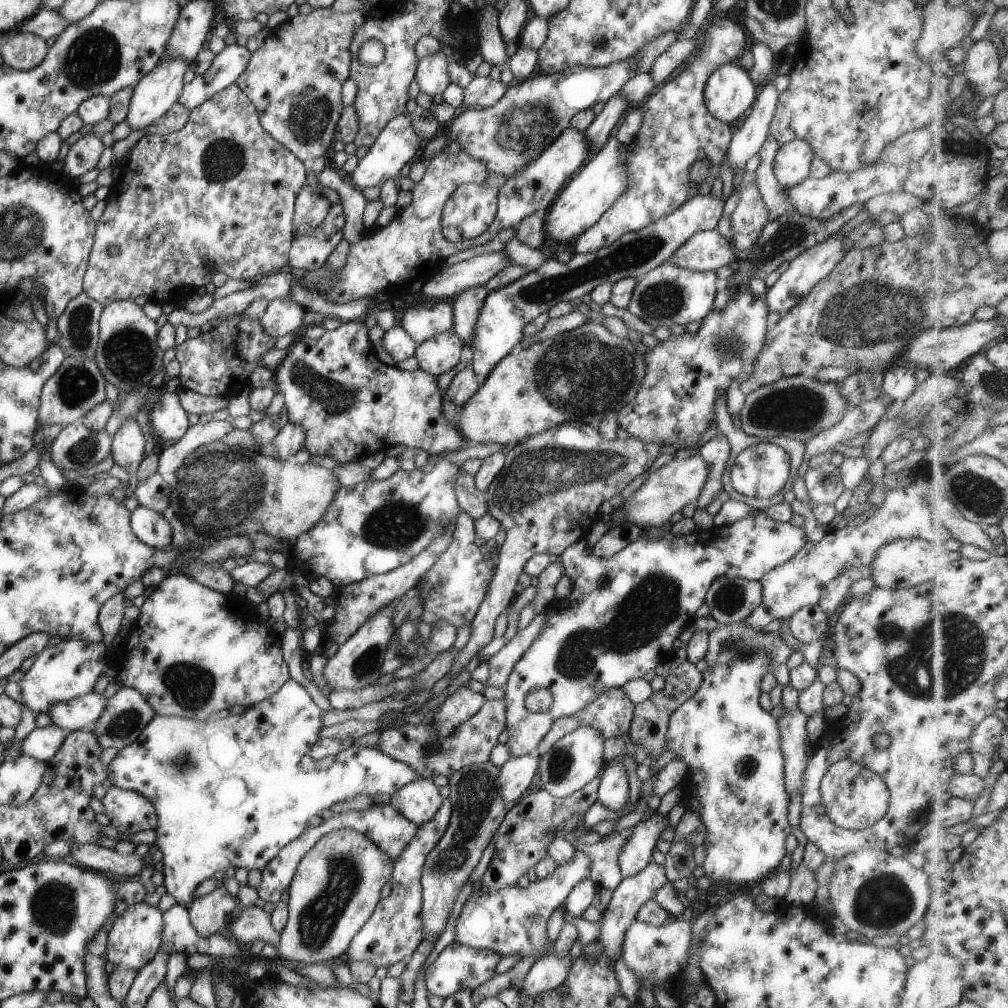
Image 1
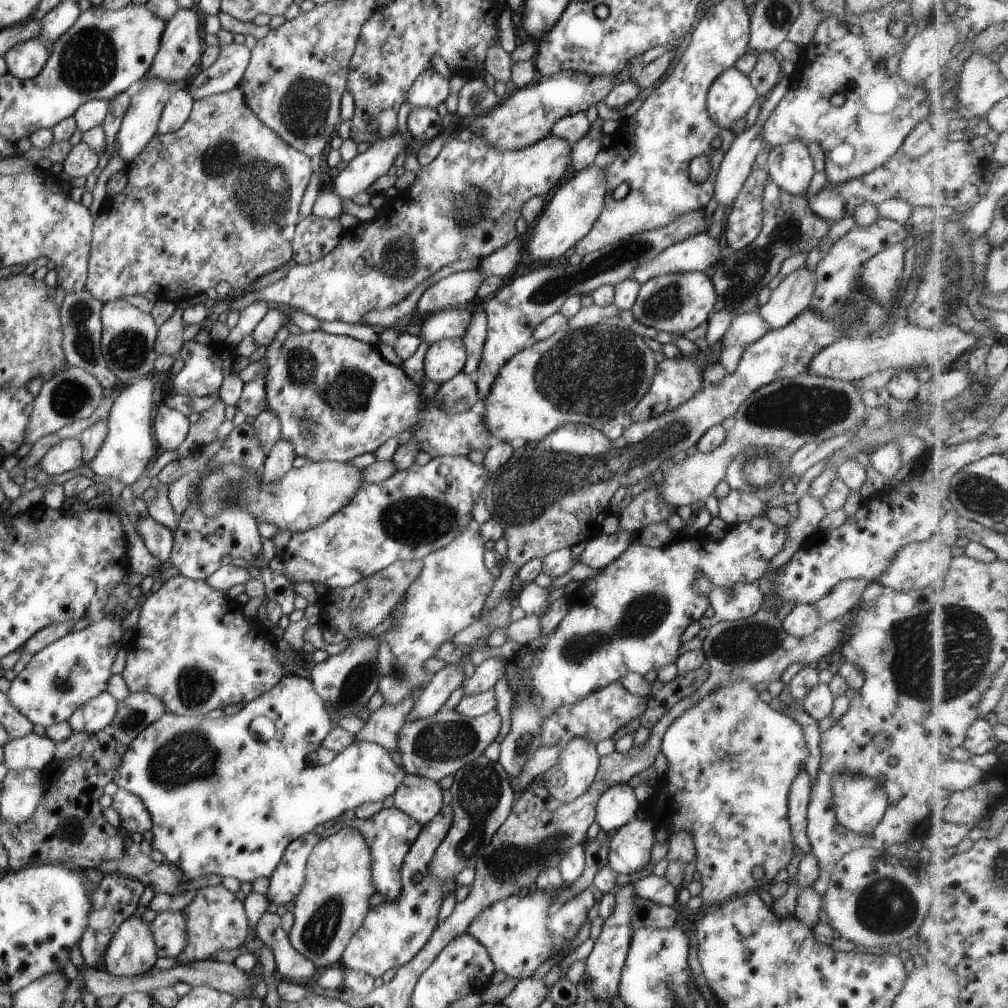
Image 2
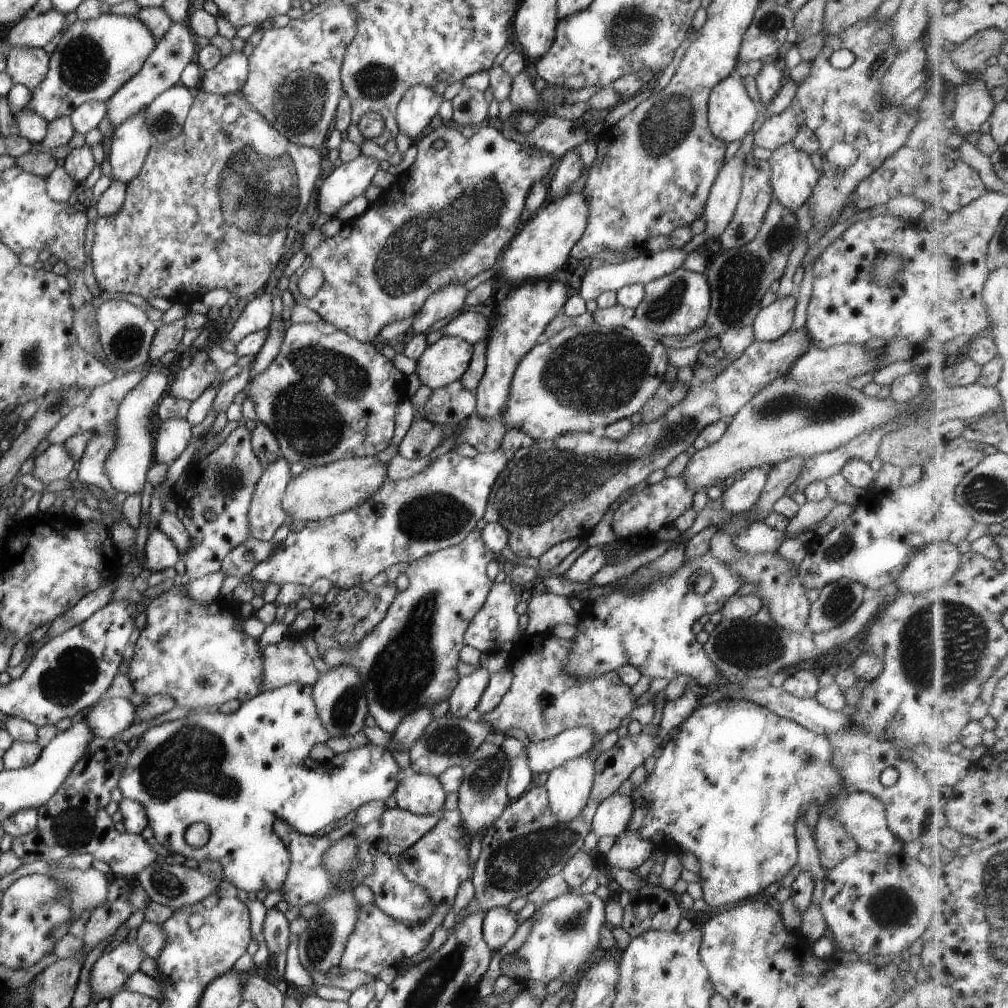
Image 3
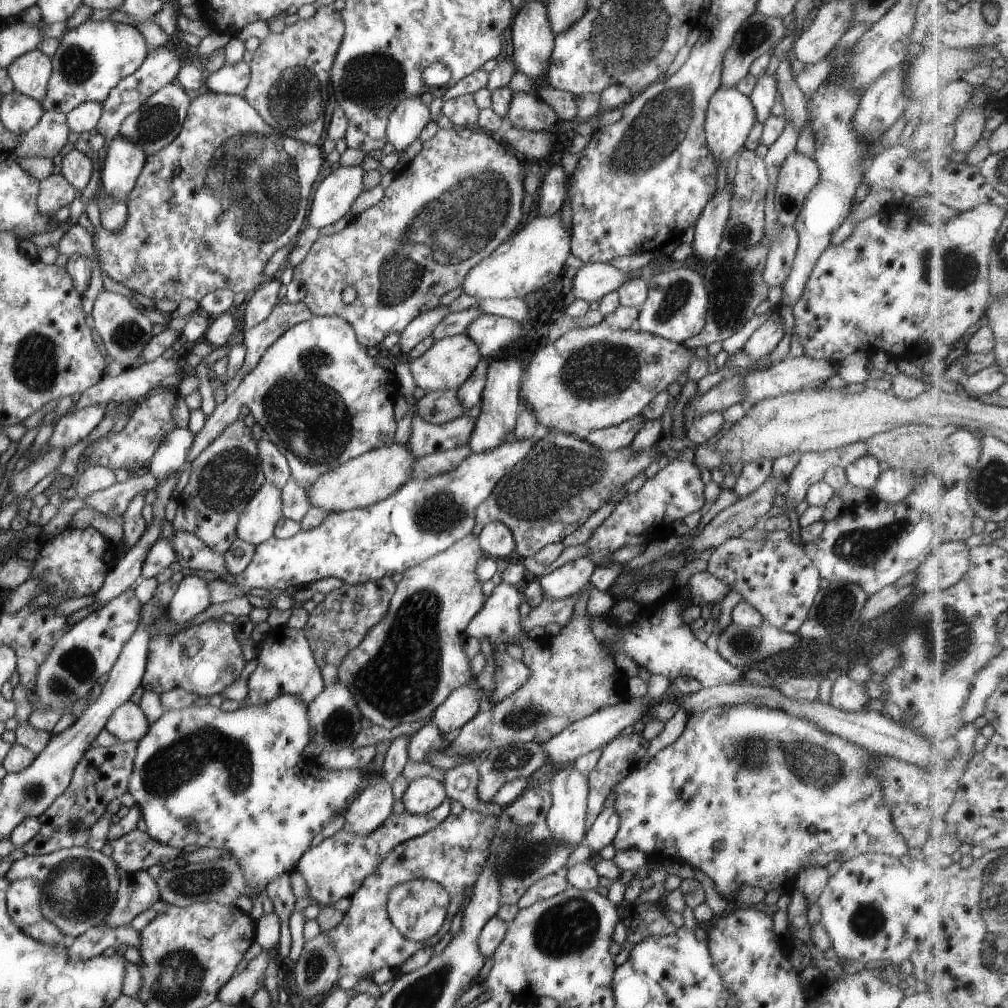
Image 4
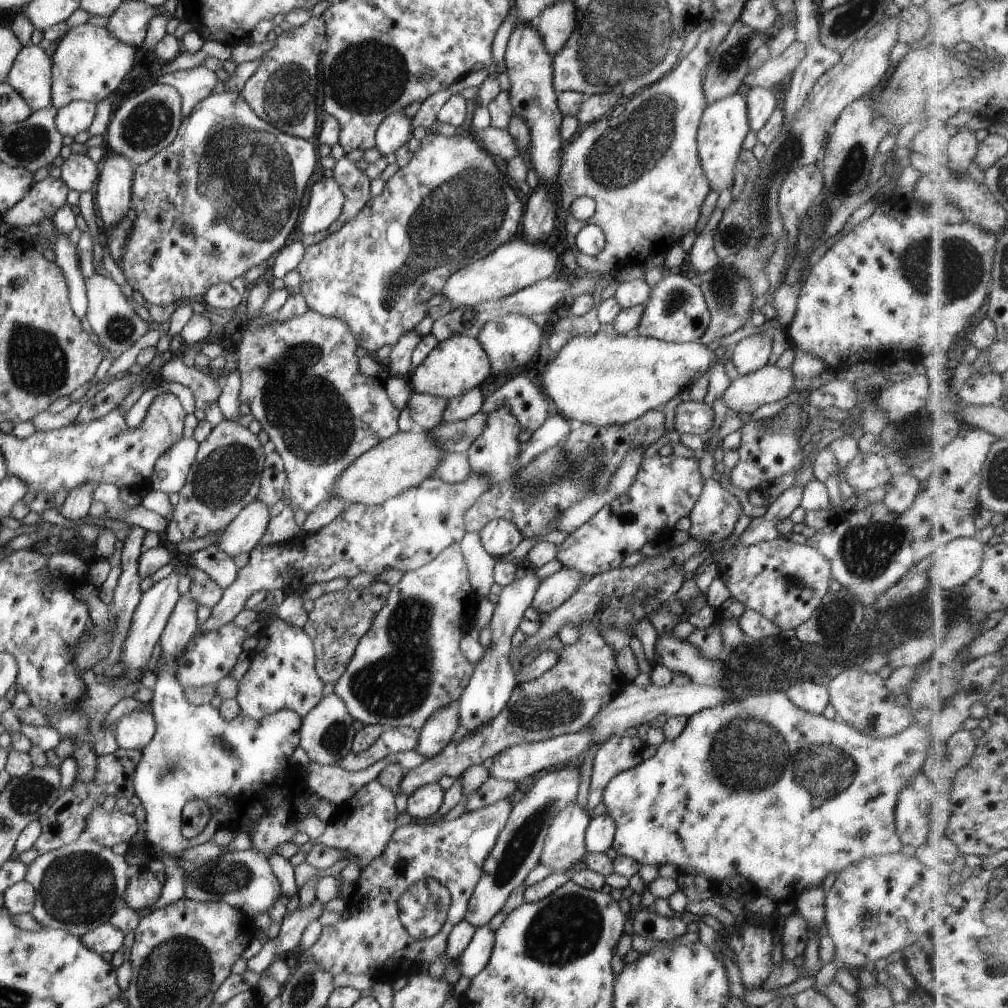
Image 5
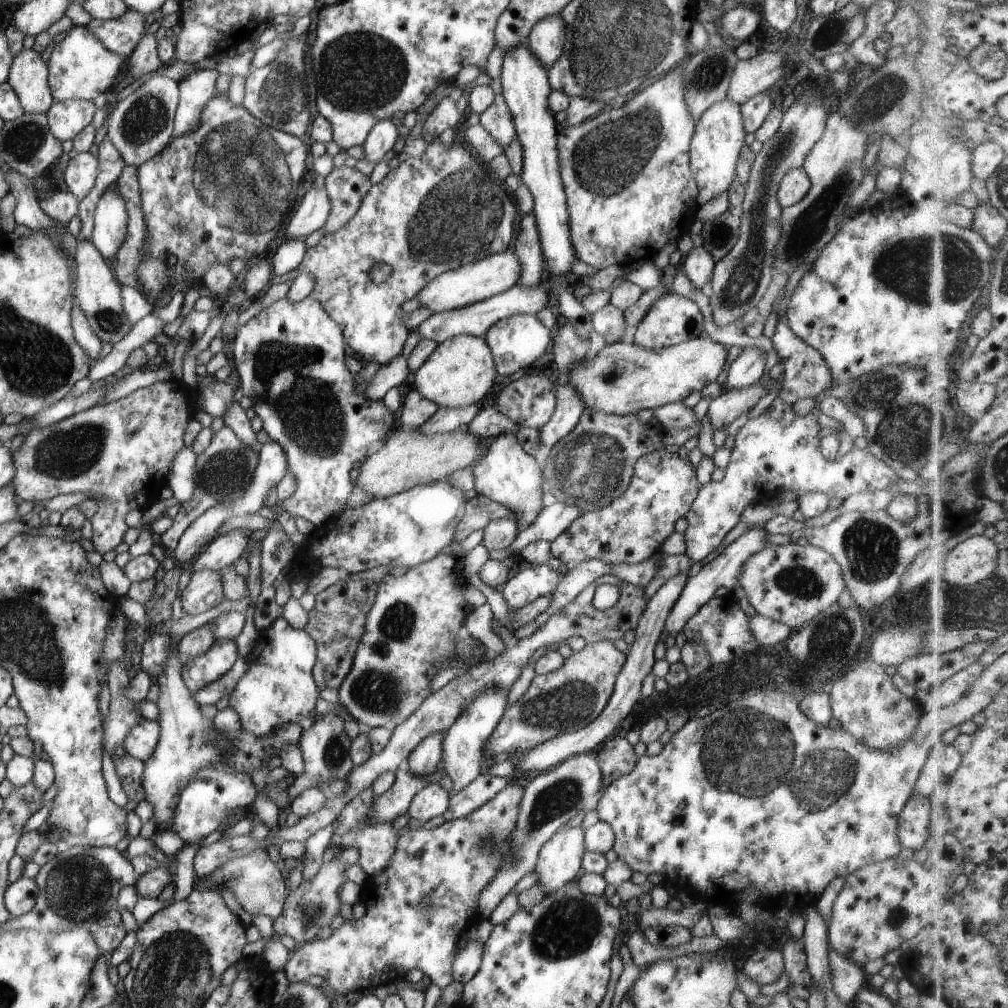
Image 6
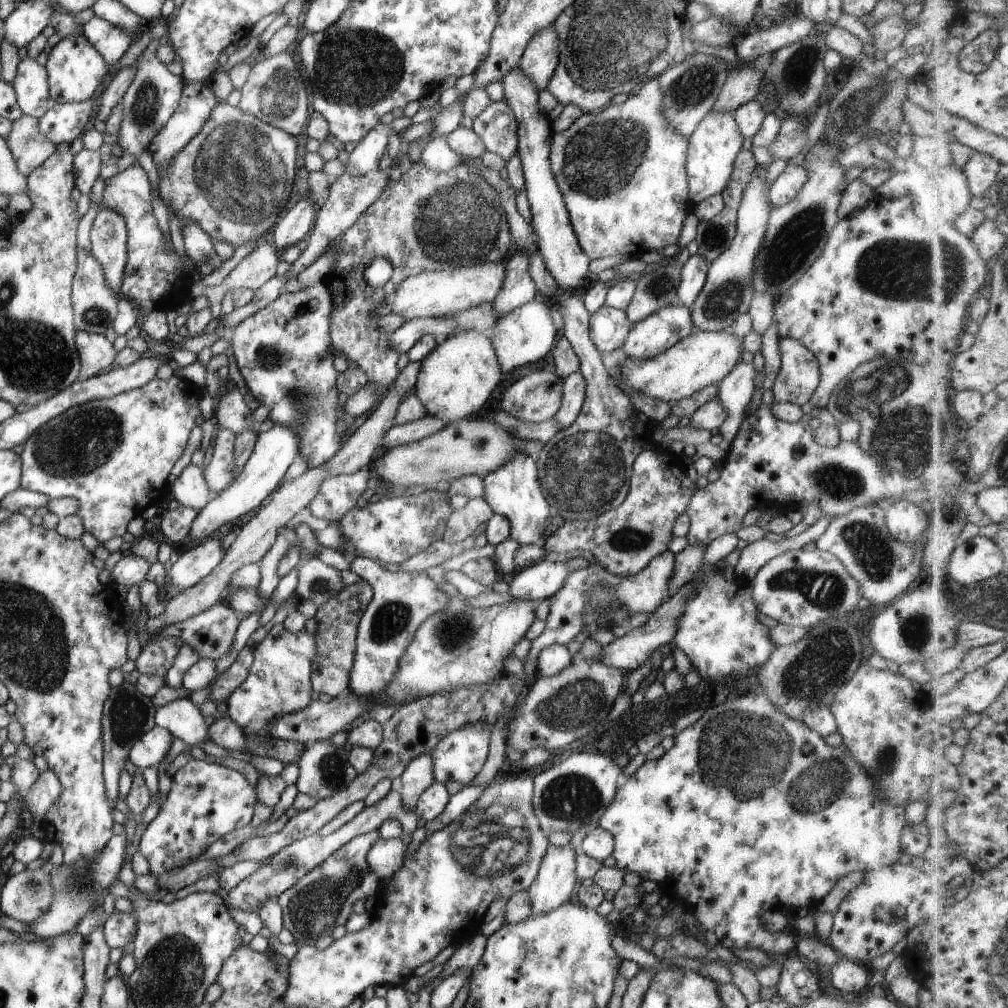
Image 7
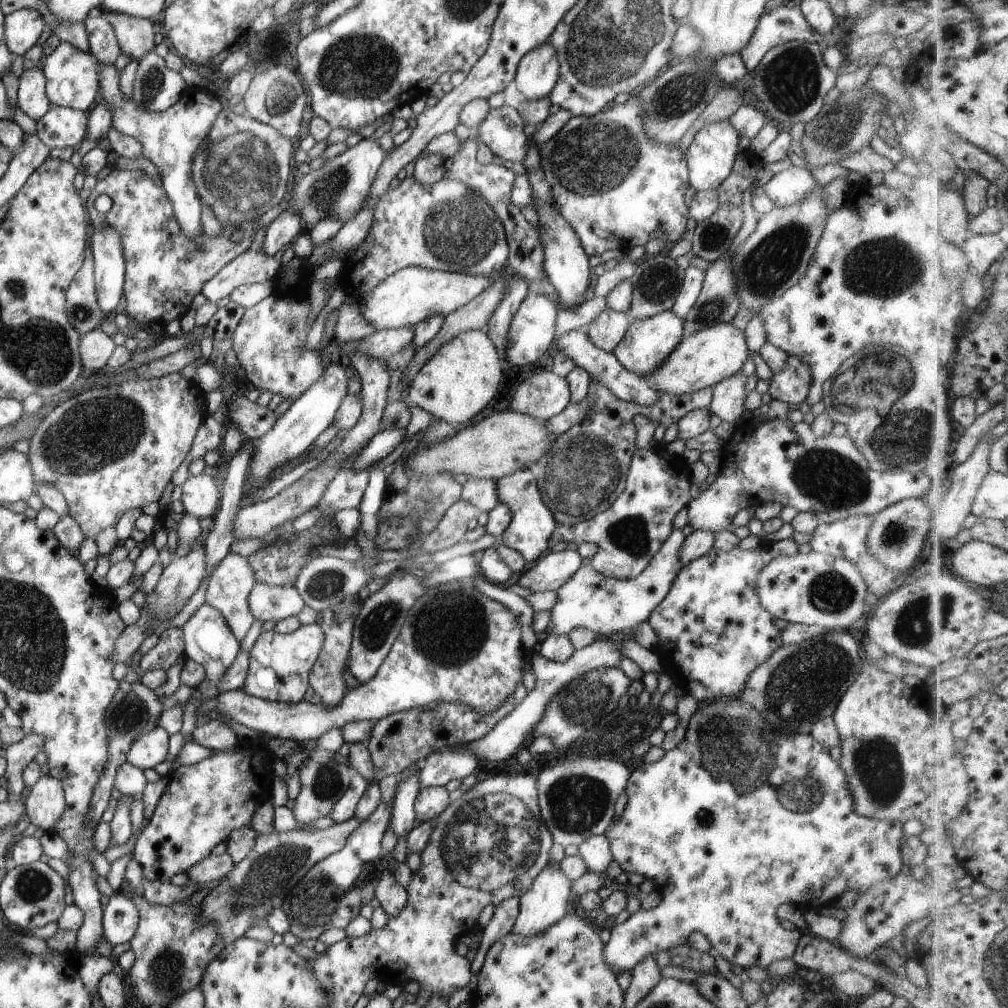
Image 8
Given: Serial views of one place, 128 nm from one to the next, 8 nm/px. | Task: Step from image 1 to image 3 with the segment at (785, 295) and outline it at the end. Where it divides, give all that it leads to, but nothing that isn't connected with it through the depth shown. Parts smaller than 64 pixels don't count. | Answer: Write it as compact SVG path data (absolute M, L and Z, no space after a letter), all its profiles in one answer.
M795 293L775 298L768 306L760 308L751 323L755 341L771 342L789 331L796 304Z

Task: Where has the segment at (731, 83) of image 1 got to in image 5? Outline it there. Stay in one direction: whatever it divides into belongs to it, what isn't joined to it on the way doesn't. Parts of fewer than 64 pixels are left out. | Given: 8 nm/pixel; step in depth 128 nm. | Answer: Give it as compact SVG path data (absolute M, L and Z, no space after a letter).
M738 93L705 106L696 131L696 154L700 170L710 190L719 193L724 189L730 189L738 153L741 151L741 144L749 130L746 100Z

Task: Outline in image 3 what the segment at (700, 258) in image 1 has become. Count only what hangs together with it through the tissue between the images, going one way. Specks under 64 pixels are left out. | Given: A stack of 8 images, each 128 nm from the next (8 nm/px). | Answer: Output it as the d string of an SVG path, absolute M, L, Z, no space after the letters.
M669 248L655 253L641 252L641 254L632 259L627 259L626 261L621 261L616 264L604 263L599 268L589 270L589 272L582 276L581 282L579 282L581 285L578 294L583 300L595 300L603 290L609 290L615 293L621 286L629 285L631 283L641 283L644 285L654 278L663 276L664 274L670 273L672 270L681 267L683 260L688 254L689 252L685 252L683 248Z

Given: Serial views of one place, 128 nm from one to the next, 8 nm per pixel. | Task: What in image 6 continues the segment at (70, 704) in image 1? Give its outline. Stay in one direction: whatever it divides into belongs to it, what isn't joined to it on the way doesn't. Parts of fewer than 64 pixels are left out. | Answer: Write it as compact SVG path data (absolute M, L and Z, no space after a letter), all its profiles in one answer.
M144 720L142 724L135 726L124 739L120 752L143 763L155 749L159 730L159 724L156 721Z

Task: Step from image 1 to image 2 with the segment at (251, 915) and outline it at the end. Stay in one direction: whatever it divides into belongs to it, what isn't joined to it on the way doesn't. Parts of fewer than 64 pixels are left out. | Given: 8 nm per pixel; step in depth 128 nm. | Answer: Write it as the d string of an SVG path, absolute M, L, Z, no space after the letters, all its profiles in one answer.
M265 912L257 922L257 927L255 930L256 944L265 945L274 957L276 974L277 977L289 982L293 980L295 985L306 984L312 980L312 974L315 973L316 967L304 957L301 957L293 948L288 940L288 933L283 931L281 927L281 920L277 914L271 914L271 912Z

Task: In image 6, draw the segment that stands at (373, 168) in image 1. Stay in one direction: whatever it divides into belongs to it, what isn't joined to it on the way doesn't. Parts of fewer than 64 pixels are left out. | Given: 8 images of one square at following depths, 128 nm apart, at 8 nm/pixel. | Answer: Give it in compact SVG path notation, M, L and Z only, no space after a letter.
M310 188L301 198L299 206L287 215L280 235L284 240L304 240L324 224L329 210L330 203L324 188Z

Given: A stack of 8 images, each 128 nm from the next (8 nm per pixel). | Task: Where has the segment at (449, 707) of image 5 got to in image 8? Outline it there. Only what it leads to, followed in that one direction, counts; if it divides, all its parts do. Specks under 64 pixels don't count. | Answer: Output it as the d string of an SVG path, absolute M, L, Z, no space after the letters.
M418 770L397 784L395 795L392 798L389 824L397 839L402 835L407 835L407 832L413 829L413 822L415 822L413 802L419 790L417 773Z

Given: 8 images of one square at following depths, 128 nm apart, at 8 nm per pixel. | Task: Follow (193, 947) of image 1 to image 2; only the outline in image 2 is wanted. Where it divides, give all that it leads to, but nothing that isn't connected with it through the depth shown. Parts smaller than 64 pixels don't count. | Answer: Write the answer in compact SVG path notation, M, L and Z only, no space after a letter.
M180 912L156 914L148 924L156 956L174 958L185 947L184 919Z

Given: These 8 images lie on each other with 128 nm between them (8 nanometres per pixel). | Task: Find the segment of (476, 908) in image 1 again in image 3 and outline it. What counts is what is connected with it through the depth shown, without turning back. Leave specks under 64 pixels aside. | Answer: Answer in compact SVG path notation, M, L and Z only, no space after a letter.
M507 906L491 907L489 910L485 911L483 922L481 922L482 937L491 951L499 950L499 948L513 936L515 930L519 926L517 920L517 912L507 910Z

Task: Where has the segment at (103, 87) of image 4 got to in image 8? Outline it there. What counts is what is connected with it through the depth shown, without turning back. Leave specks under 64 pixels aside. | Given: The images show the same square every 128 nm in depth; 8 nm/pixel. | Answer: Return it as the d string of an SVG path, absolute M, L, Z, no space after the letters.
M61 41L57 44L55 50L45 58L42 70L46 81L44 92L50 105L87 111L97 96L98 64L90 52L85 52L70 42Z

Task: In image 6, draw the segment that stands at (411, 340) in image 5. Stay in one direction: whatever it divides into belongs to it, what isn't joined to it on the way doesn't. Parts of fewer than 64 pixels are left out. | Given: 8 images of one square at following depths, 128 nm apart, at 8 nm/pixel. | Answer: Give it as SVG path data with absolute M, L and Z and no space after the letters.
M400 353L375 372L371 382L363 390L362 396L367 401L381 401L387 390L395 386L403 386L408 373L406 359Z

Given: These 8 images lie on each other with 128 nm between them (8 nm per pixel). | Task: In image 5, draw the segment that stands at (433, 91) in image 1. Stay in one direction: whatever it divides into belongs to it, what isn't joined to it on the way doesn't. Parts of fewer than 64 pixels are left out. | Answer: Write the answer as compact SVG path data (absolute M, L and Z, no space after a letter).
M393 112L382 118L374 133L374 148L383 157L394 154L396 150L409 140L413 126L411 117L402 112Z

